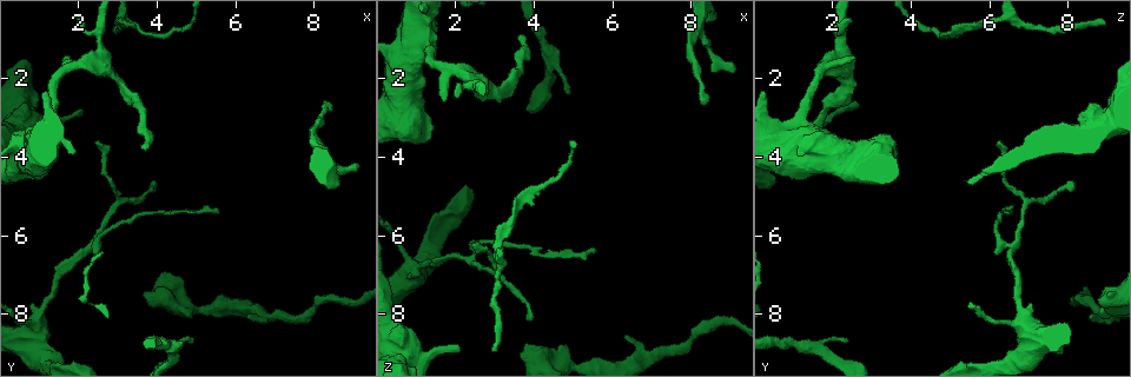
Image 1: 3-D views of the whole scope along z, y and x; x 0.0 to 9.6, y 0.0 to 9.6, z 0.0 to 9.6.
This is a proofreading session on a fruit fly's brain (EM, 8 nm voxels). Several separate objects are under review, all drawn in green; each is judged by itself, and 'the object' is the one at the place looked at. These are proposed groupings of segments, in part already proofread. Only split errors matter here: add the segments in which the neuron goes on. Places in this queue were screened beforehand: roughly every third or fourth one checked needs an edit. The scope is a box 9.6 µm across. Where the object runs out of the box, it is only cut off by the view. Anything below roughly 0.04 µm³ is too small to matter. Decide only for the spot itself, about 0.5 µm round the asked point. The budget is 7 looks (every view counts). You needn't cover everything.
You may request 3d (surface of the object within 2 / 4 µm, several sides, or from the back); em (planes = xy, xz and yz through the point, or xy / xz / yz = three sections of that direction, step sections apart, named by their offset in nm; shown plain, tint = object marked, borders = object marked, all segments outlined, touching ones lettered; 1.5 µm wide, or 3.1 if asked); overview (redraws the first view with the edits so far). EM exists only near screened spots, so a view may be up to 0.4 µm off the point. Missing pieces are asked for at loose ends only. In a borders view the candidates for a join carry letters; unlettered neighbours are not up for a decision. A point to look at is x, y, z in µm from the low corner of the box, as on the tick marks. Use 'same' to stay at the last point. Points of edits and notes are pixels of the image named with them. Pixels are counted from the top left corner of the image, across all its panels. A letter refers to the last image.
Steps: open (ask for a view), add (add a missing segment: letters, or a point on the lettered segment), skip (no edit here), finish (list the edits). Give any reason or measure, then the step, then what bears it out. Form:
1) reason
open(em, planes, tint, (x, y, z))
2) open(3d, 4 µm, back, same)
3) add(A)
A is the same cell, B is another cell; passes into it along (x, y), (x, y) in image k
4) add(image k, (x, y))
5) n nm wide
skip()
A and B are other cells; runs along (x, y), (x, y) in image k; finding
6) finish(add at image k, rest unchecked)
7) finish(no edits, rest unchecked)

an open end
open(em, planes, plain, (6.25, 8.10, 8.55))

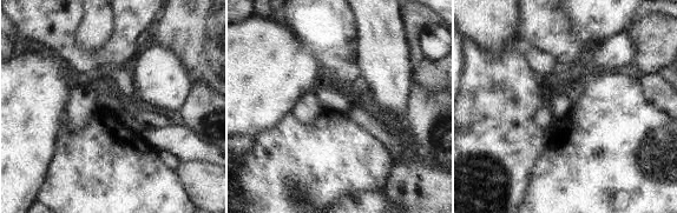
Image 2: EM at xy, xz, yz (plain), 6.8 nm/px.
what lies round it
open(em, planes, borders, same)

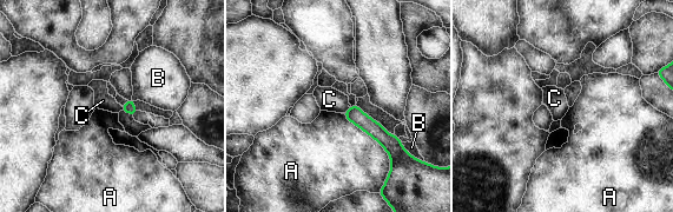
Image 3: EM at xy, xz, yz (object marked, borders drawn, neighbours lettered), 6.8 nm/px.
skip()
A, B and C are other cells; border along (349, 107), (344, 113) in image 3; no lettered segment goes on from it

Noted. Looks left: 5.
an open end
open(3d, 4 µm, (3.65, 3.80, 0.90))

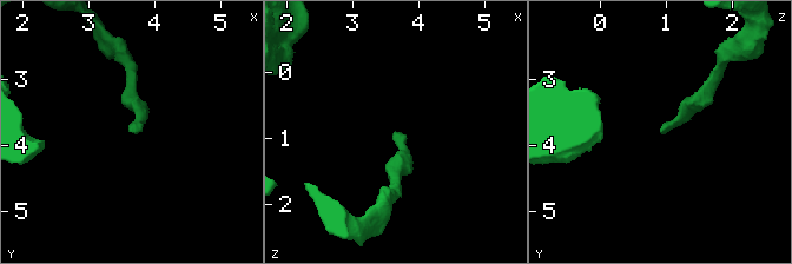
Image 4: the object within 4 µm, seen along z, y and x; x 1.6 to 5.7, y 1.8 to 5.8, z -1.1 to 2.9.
open(em, yz, step 8, tint, (3.65, 3.80, 0.90))

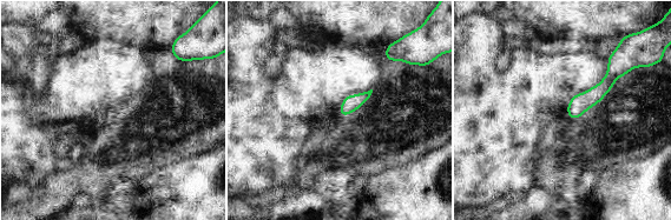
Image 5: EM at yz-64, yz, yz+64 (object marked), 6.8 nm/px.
another direction
open(em, planes, borders, same)

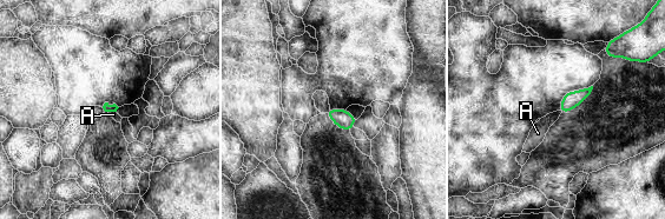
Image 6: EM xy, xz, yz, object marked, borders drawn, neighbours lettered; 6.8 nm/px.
skip()
A is another cell; border along (109, 111), (116, 112) in image 6; no lettered segment goes on from it

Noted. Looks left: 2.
finish(no edits, rest unchecked)

